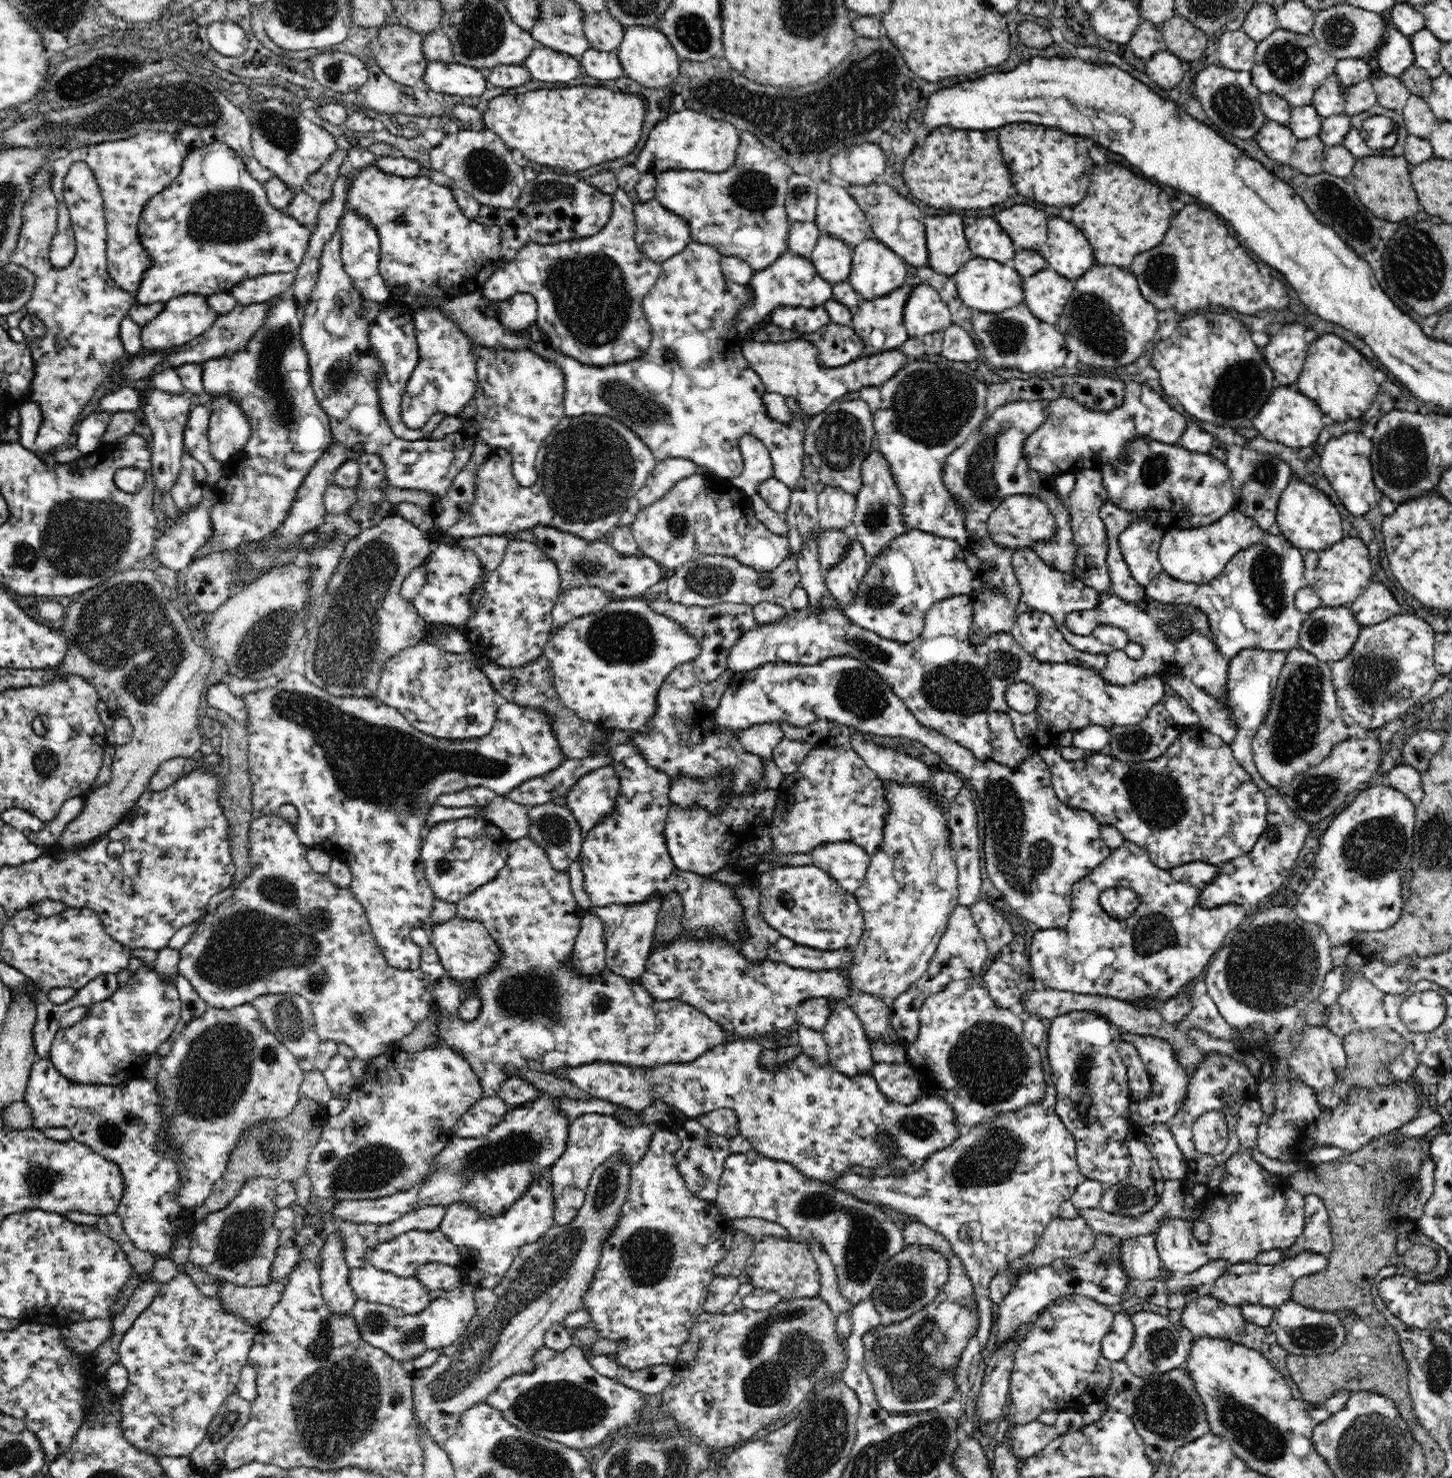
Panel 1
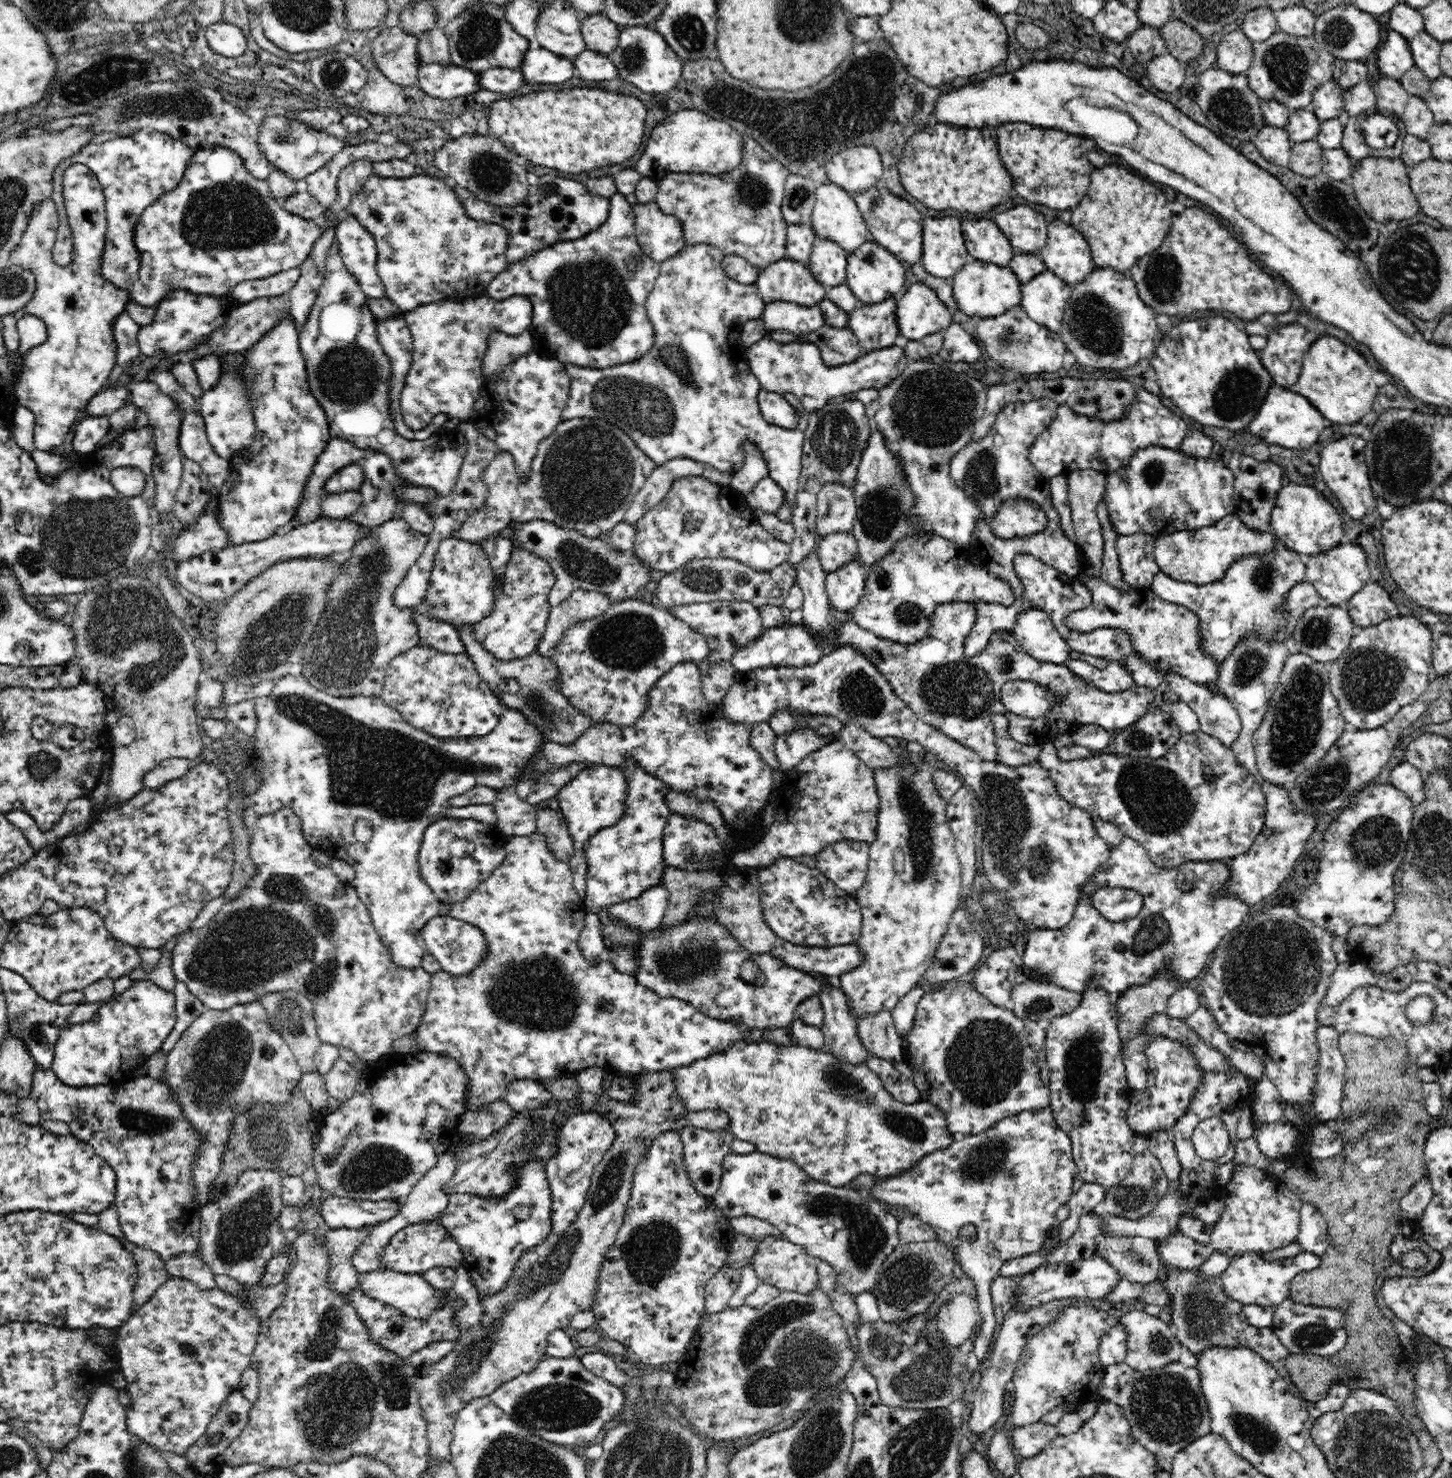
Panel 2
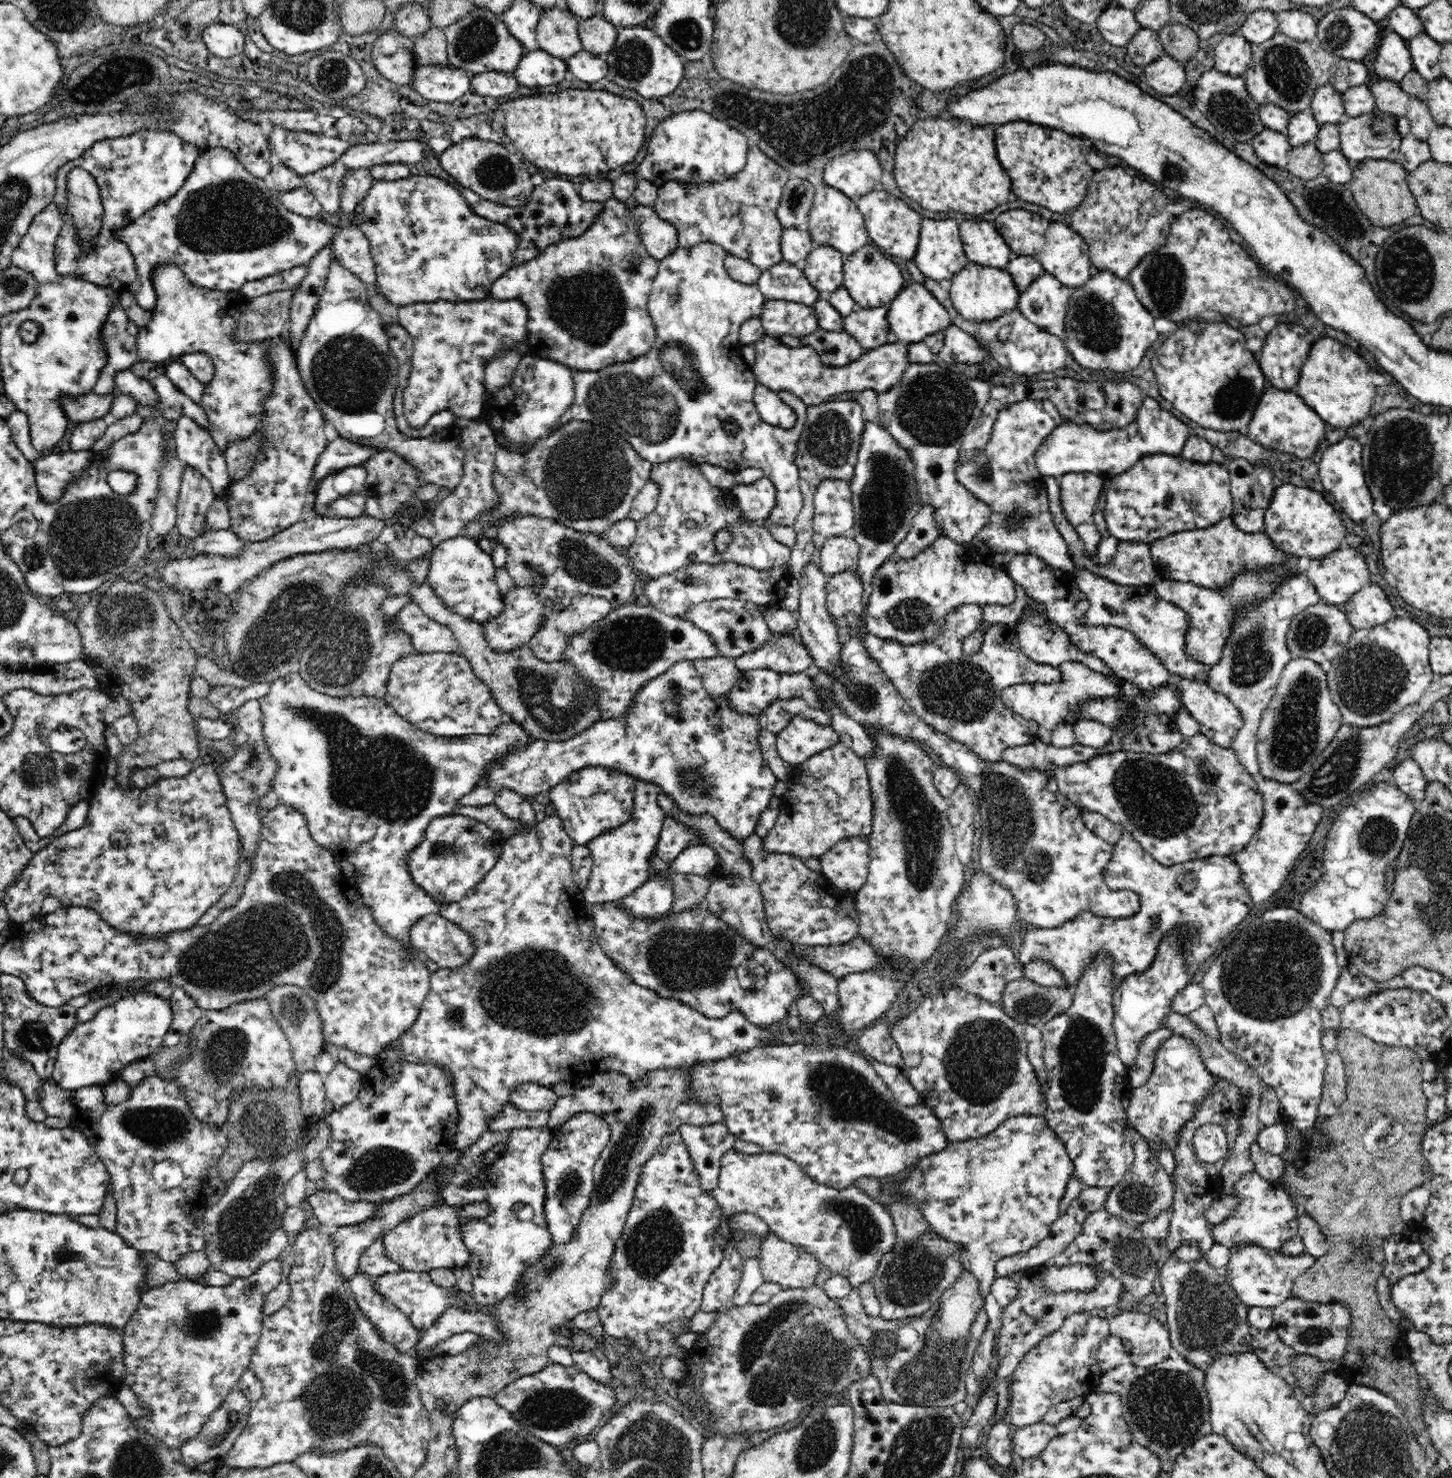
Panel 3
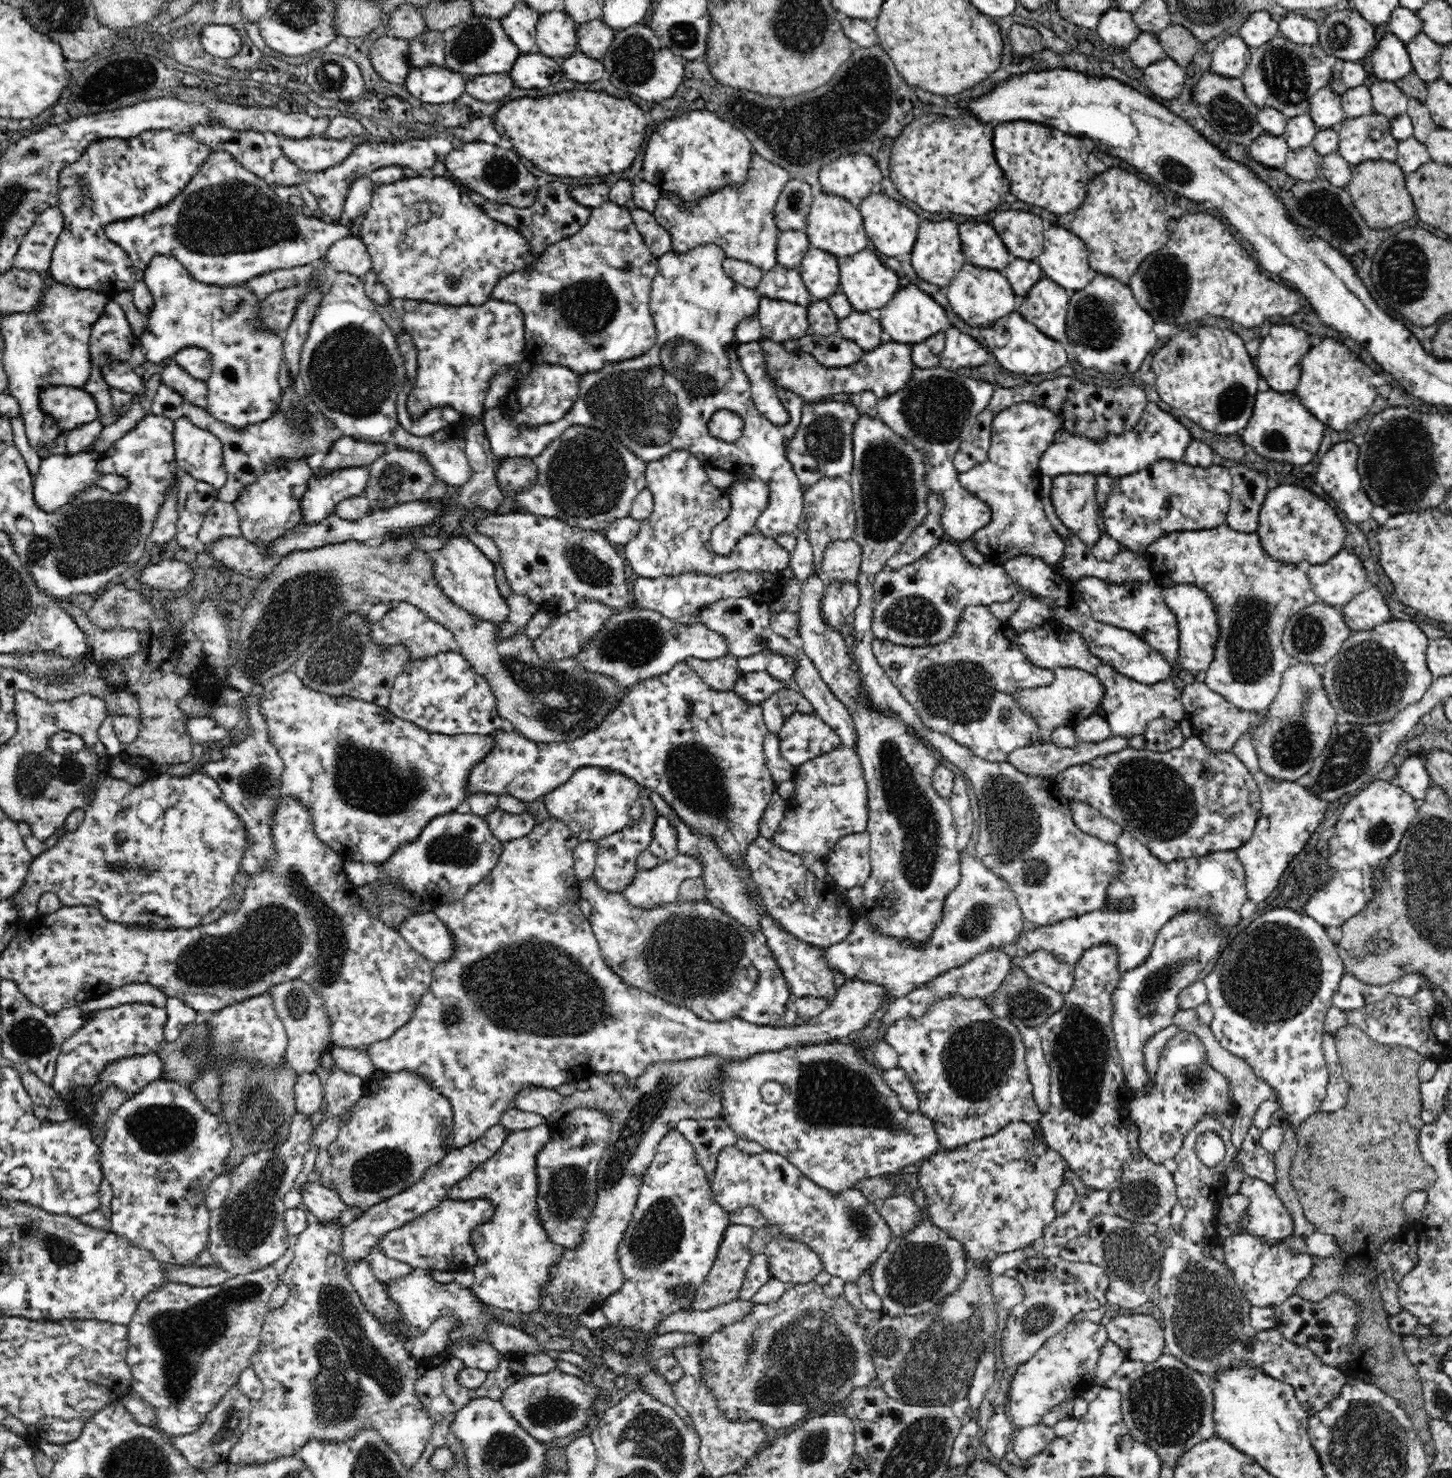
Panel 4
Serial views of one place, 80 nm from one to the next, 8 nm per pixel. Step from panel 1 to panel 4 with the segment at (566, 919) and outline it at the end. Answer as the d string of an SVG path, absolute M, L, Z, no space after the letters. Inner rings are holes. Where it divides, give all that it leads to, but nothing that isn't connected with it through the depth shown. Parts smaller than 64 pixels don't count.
M550 816L540 825L536 825L530 831L530 834L504 843L497 865L490 871L489 875L486 875L486 878L482 879L482 882L474 885L461 899L447 905L435 907L432 910L433 913L450 930L450 935L452 935L454 940L454 954L450 958L446 958L446 961L432 964L430 986L420 998L418 1006L414 1008L410 1020L387 1040L374 1042L368 1047L368 1055L378 1071L394 1073L410 1070L410 1074L425 1078L439 1094L444 1095L450 1101L453 1111L452 1133L455 1147L460 1148L460 1146L466 1146L466 1144L478 1140L486 1130L498 1125L502 1116L515 1107L514 1100L516 1095L526 1086L557 1089L558 1086L565 1083L576 1084L583 1079L589 1080L592 1075L598 1073L618 1073L624 1075L628 1080L634 1080L640 1077L648 1066L659 1061L690 1061L697 1057L706 1057L707 1055L720 1055L720 1057L734 1060L747 1059L750 1055L764 1054L764 1051L780 1051L790 1047L804 1047L806 1045L831 1042L832 1039L844 1039L850 1032L860 1030L860 1028L864 1028L868 1024L868 1020L878 1010L878 1006L881 1006L884 994L888 993L882 989L882 986L876 985L874 982L866 982L858 978L848 979L842 986L837 987L837 993L831 1005L818 1016L805 1022L798 1021L789 1027L771 1027L768 1025L755 1025L738 1017L732 1017L722 1022L708 1022L706 1019L702 1019L702 1017L692 1013L690 1009L686 1009L686 1007L674 1005L674 1003L666 1002L648 991L626 985L618 977L618 974L614 973L614 970L606 965L605 959L602 958L597 938L594 936L592 926L590 926L589 918L586 918L580 908L576 906L576 902L580 900L581 896L579 880L576 878L573 867L573 852L579 846L580 841L572 834L568 825L563 820Z

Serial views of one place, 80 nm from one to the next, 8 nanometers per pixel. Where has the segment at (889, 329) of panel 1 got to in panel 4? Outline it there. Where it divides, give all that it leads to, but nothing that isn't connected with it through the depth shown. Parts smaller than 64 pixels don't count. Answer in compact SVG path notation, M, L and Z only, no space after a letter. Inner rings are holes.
M852 311L850 316L838 322L840 336L850 339L863 351L869 351L882 344L882 326L875 313Z

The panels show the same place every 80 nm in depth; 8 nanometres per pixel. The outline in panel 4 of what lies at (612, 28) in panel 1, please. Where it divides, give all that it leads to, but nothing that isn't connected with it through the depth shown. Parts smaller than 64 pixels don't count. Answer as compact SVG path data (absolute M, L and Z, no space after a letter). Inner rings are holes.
M601 19L589 20L577 25L577 50L591 59L602 59L614 40L615 30Z

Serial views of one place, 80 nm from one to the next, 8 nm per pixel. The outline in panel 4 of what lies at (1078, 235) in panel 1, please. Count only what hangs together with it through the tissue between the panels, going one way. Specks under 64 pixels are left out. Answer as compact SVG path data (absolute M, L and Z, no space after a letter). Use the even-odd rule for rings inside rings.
M1069 227L1045 229L1043 250L1035 261L1041 266L1044 277L1069 293L1082 290L1097 275L1090 268L1086 244Z

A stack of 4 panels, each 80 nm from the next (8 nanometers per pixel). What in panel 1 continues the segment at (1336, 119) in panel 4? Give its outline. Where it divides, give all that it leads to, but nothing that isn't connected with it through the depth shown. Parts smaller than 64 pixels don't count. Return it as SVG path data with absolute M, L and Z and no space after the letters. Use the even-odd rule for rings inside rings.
M1335 72L1323 79L1322 87L1315 91L1311 103L1322 120L1345 112L1345 95L1343 92L1344 88Z

